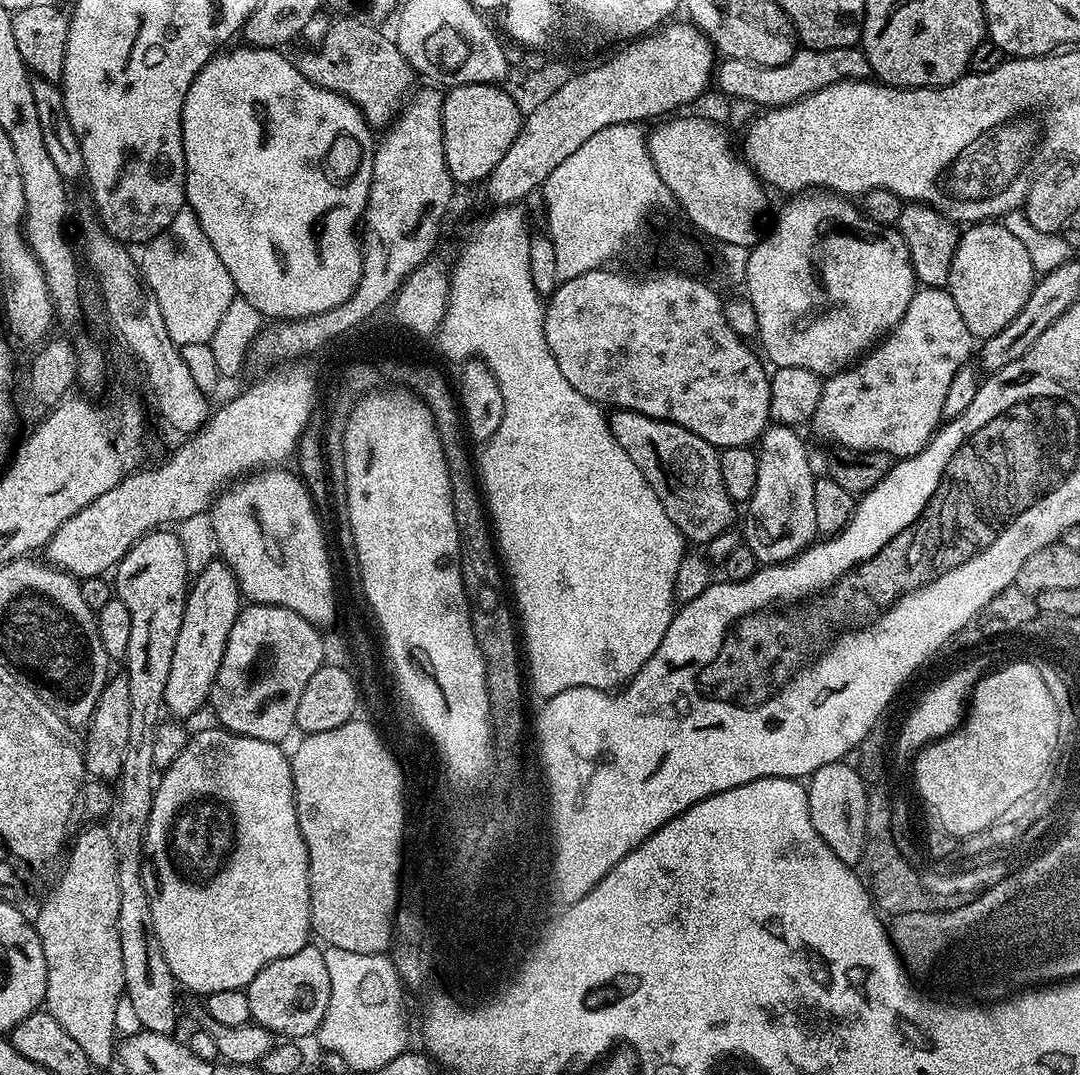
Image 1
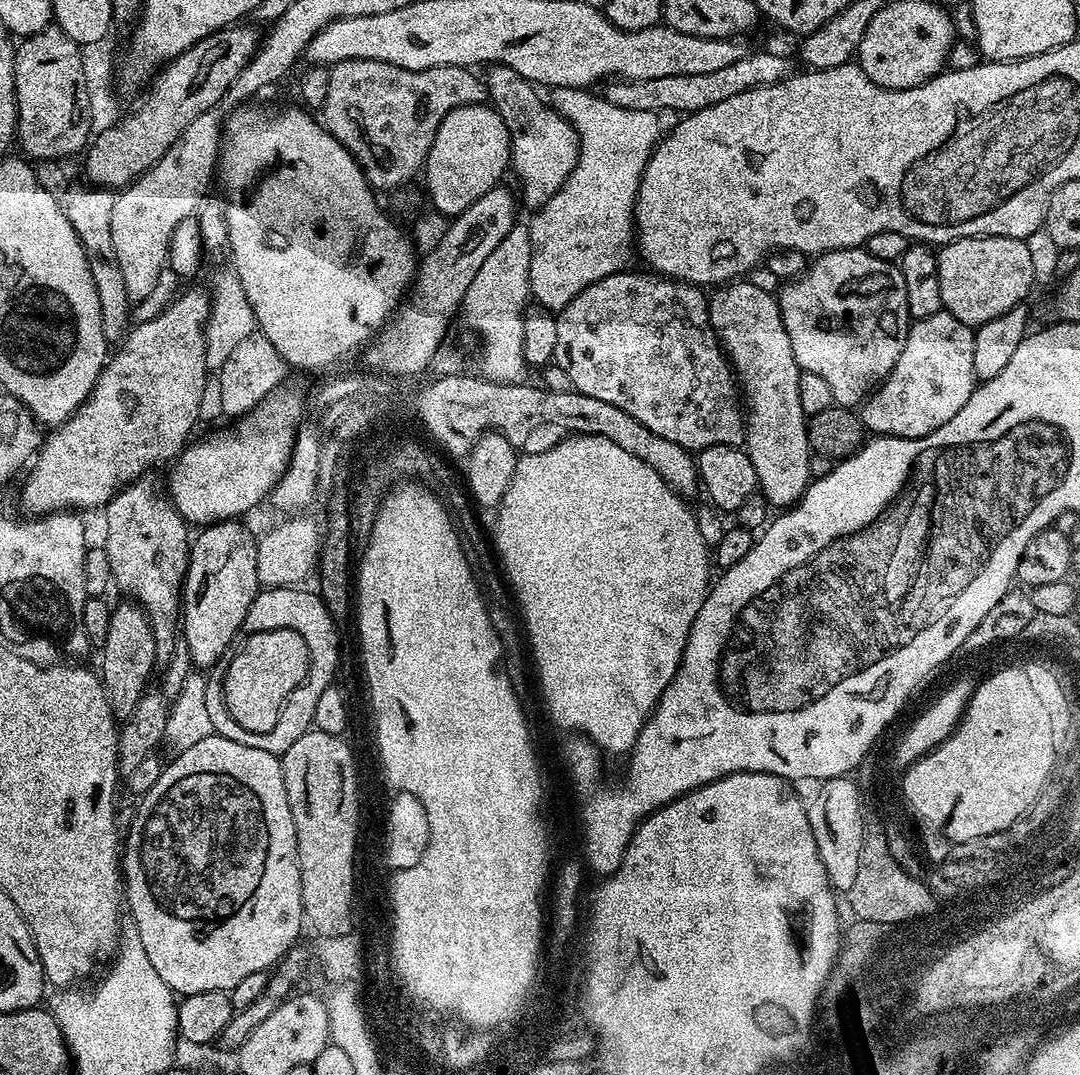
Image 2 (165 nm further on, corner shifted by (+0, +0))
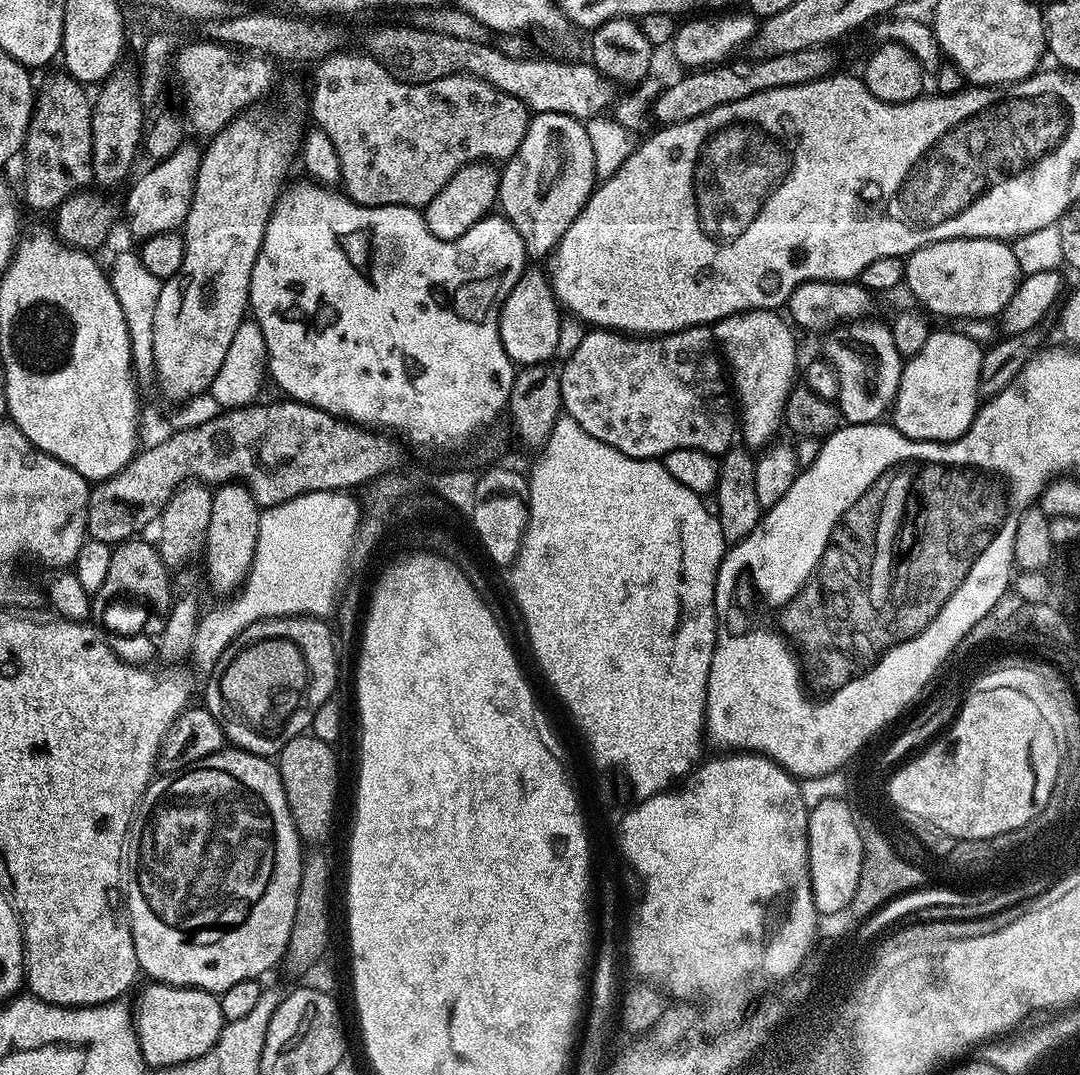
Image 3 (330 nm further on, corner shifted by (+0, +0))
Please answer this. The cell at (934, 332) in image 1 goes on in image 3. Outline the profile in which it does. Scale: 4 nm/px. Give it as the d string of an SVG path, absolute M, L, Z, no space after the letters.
M934 330L926 338L926 346L907 357L901 367L900 388L890 409L891 423L911 440L946 441L964 436L978 411L983 357L981 345L964 331Z

